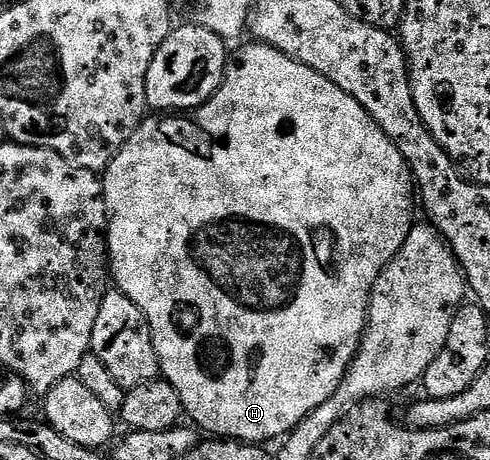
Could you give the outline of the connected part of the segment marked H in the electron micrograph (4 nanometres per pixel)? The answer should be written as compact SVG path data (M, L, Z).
M261 43L249 44L239 44L237 46L239 49L235 53L233 50L229 54L226 62L226 73L222 76L222 86L199 109L192 109L181 115L147 116L146 120L142 122L142 126L130 136L128 143L124 143L122 150L115 155L112 163L104 171L102 186L106 200L106 252L108 254L109 276L112 278L113 284L114 281L118 284L115 285L117 292L132 299L132 303L136 303L136 307L140 307L140 311L145 315L146 322L150 325L150 333L154 337L161 376L168 383L172 383L172 387L176 387L176 395L180 395L180 403L185 416L191 417L195 421L193 424L203 434L206 432L208 433L206 435L213 435L218 439L229 439L243 443L267 443L266 441L275 440L274 442L277 442L279 439L285 438L306 416L312 411L316 411L316 407L320 407L320 403L328 403L328 399L332 399L332 395L336 395L344 375L349 371L354 357L362 345L362 336L366 334L366 320L370 317L370 297L374 293L376 279L380 279L380 275L386 270L388 263L392 263L392 259L400 251L400 247L404 247L411 229L416 224L416 218L414 218L416 186L414 177L406 165L404 155L400 155L400 151L392 143L392 139L388 139L388 135L384 135L384 131L372 119L372 115L368 115L368 111L364 111L364 107L360 107L360 103L356 103L356 99L352 99L352 95L348 95L348 91L340 91L340 87L336 87L336 83L332 83L328 79L324 79L324 75L312 71L312 67L276 51L276 47Z

